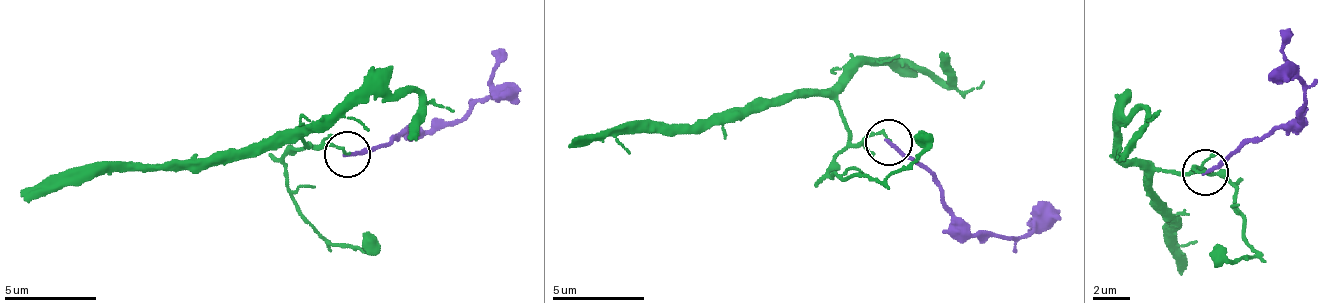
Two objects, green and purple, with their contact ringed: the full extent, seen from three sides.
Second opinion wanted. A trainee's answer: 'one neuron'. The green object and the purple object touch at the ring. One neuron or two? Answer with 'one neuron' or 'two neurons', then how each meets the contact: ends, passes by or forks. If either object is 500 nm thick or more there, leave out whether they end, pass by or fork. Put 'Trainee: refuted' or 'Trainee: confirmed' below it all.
two neurons; green ends; purple ends
Trainee: refuted

